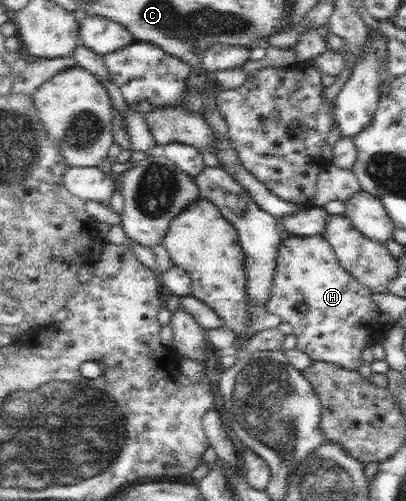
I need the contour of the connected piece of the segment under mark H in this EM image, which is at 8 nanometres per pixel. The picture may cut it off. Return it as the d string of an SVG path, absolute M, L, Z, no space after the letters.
M324 234L291 235L284 239L280 251L269 312L279 315L283 322L293 326L295 335L299 338L299 348L310 354L315 361L329 361L351 370L360 369L364 365L364 351L378 339L380 342L386 340L390 331L382 323L380 301L375 298L375 291L363 285L355 274L341 263L335 246Z

